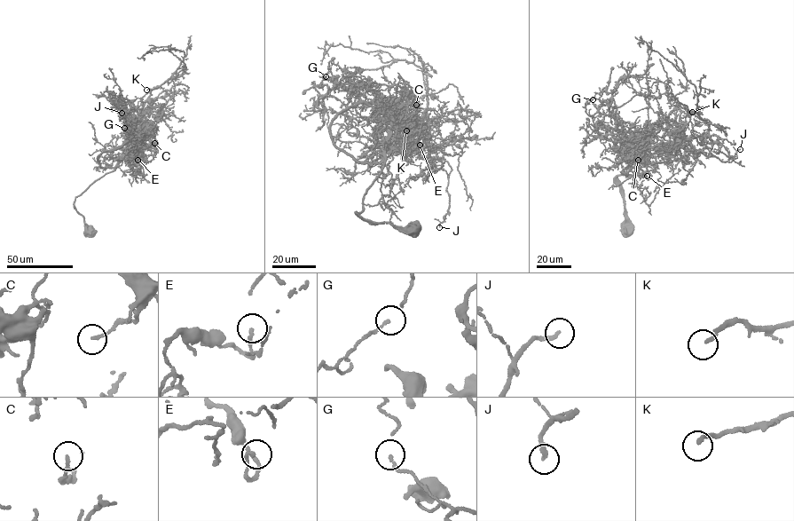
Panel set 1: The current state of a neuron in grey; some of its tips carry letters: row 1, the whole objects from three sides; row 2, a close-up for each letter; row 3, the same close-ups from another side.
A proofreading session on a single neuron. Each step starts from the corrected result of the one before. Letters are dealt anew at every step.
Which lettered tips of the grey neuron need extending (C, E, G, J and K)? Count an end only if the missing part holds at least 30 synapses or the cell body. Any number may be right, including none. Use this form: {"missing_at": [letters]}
{"missing_at": ["J", "K"]}

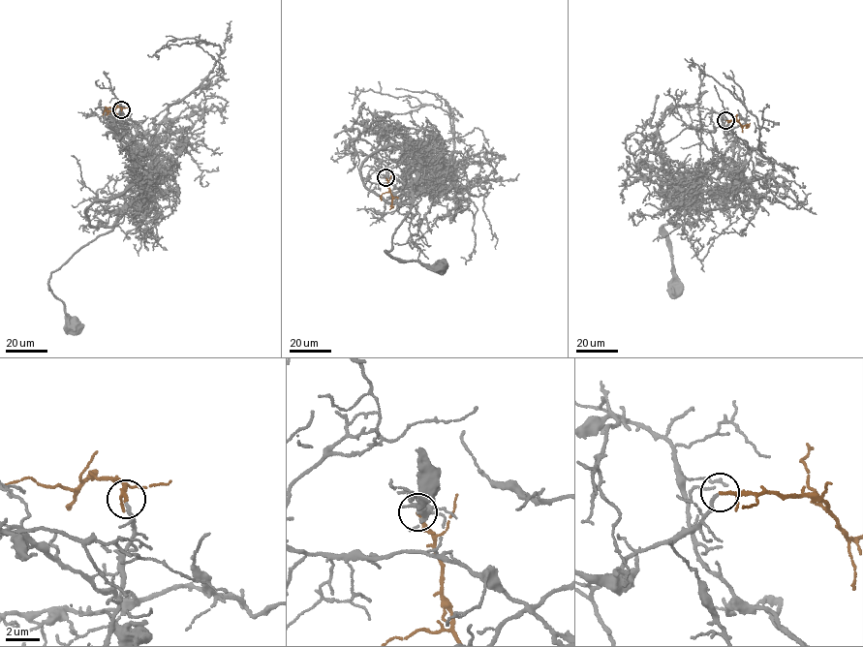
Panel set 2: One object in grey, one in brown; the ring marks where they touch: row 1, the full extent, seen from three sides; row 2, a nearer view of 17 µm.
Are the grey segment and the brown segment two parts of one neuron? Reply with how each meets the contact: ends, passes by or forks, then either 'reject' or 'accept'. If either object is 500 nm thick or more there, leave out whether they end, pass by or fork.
grey ends | brown ends | accept

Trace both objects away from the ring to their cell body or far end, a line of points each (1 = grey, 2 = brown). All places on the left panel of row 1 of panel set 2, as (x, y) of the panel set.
1: (122, 109), (123, 129), (144, 136), (150, 145), (155, 175), (113, 229), (51, 272), (48, 289), (76, 324)
2: (121, 109), (120, 107), (112, 111), (104, 108)

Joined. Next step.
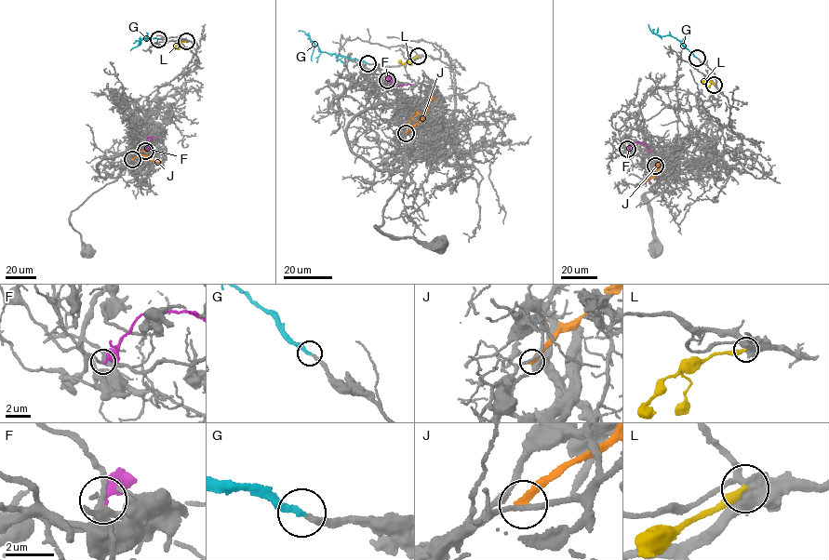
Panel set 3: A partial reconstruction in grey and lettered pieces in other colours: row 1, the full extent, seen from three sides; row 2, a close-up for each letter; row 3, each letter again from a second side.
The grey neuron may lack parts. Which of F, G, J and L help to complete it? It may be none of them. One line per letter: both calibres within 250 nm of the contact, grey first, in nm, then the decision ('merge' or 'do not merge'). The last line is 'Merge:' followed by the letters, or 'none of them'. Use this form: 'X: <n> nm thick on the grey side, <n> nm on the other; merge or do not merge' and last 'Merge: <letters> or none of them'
F: 260 nm thick on the grey side, 190 nm on the other; do not merge
G: 240 nm thick on the grey side, 280 nm on the other; merge
J: 220 nm thick on the grey side, 320 nm on the other; do not merge
L: 550 nm thick on the grey side, 320 nm on the other; do not merge
Merge: G

